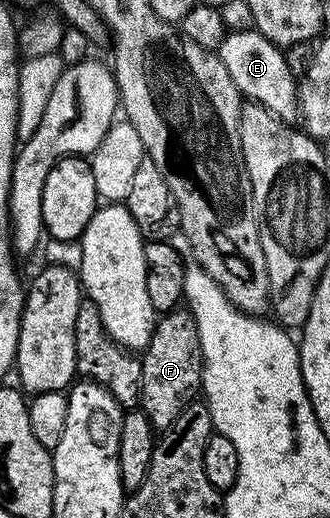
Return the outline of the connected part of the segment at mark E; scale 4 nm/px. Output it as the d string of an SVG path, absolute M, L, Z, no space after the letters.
M229 32L223 38L219 55L231 82L241 91L246 101L261 104L278 120L293 122L298 119L298 77L288 68L286 53L271 43L262 32Z

